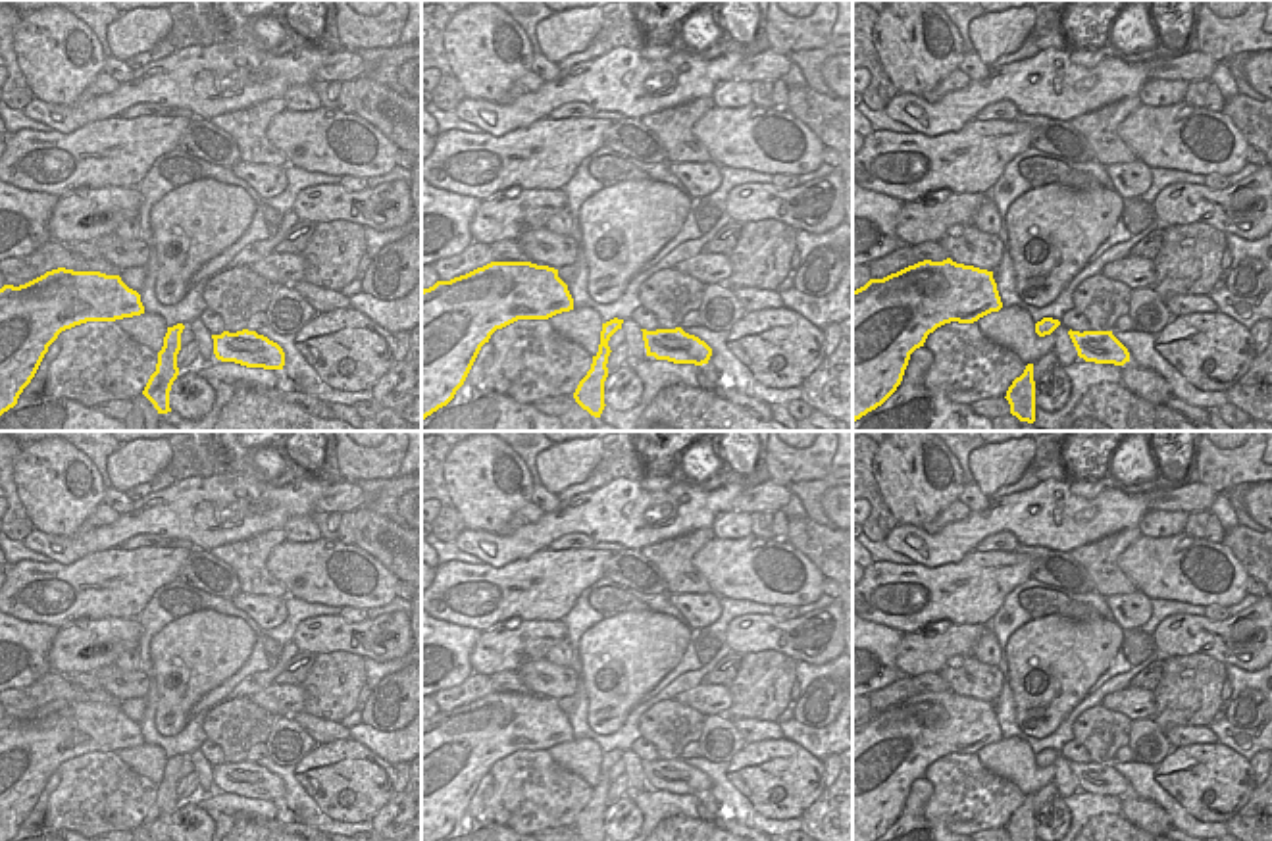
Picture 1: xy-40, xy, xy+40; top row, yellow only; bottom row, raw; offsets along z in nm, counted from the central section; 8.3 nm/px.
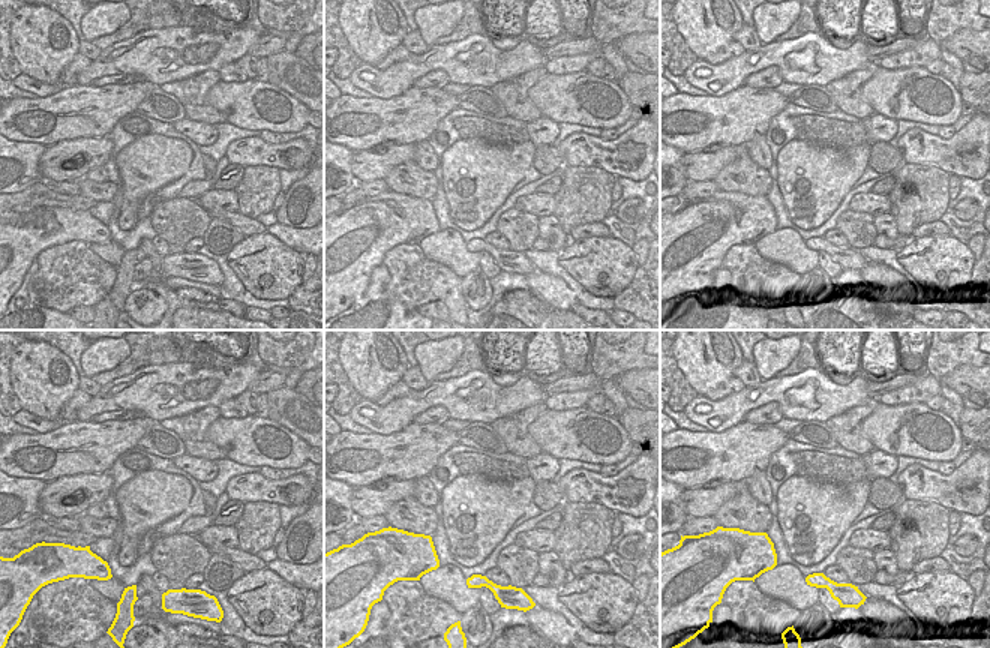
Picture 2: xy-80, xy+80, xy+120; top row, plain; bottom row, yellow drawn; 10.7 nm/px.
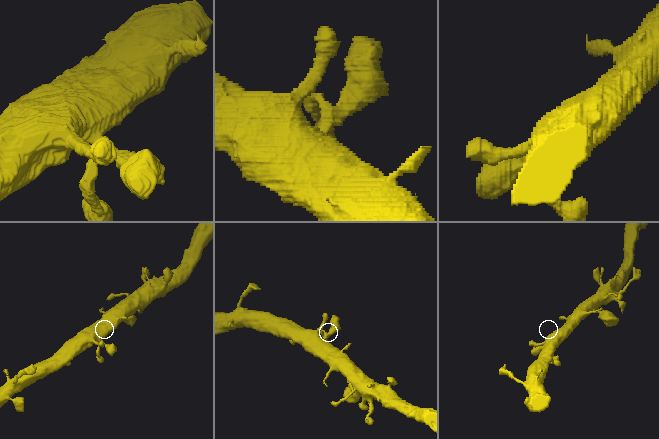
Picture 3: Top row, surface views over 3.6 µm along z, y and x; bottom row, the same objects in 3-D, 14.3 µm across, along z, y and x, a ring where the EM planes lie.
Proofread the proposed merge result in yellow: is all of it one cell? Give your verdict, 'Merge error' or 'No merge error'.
No merge error.

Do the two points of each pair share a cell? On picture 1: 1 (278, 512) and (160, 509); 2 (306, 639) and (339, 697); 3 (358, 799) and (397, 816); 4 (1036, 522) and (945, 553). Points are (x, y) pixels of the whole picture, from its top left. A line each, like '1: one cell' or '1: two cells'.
1: one cell
2: two cells
3: two cells
4: one cell

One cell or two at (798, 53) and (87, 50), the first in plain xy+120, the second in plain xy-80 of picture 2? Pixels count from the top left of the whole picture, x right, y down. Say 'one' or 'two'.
two

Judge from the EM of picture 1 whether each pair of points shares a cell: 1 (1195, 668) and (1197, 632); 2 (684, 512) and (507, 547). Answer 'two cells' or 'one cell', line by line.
1: two cells
2: one cell

